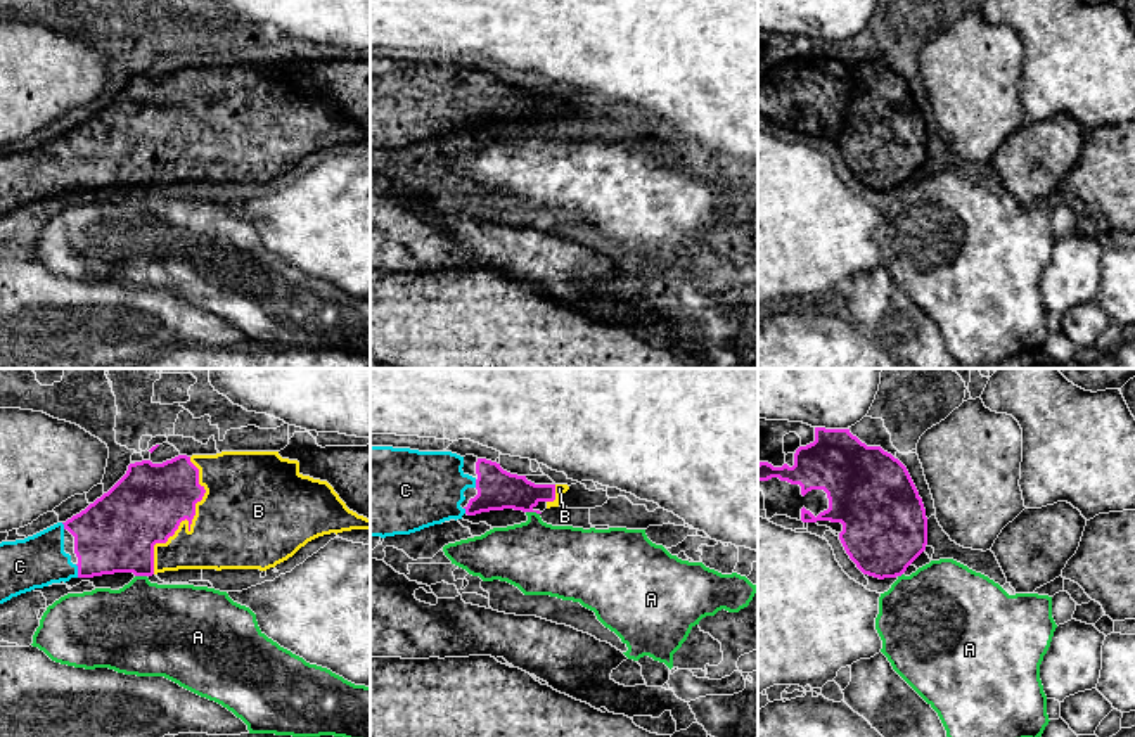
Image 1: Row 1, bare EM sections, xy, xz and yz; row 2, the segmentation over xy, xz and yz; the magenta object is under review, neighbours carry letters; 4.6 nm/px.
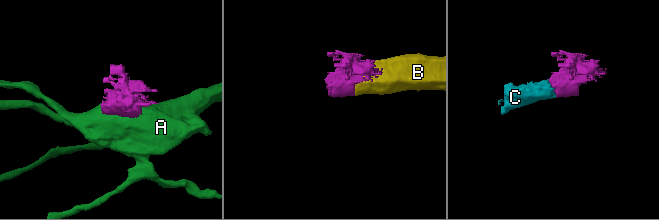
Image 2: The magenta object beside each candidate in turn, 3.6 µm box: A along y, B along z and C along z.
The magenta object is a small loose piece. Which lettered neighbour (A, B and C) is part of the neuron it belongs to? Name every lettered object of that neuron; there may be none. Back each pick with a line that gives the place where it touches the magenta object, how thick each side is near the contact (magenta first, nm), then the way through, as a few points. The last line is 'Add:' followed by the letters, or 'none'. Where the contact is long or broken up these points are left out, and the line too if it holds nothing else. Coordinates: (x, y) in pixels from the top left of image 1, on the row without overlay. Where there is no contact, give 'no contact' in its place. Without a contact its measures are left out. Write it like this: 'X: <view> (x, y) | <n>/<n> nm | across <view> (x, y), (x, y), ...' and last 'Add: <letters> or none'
B: xy (187, 132) | 360/440 nm
C: xy (78, 184) | 360/240 nm | across xy (116, 146), (78, 184), (37, 173)
Add: B, C

